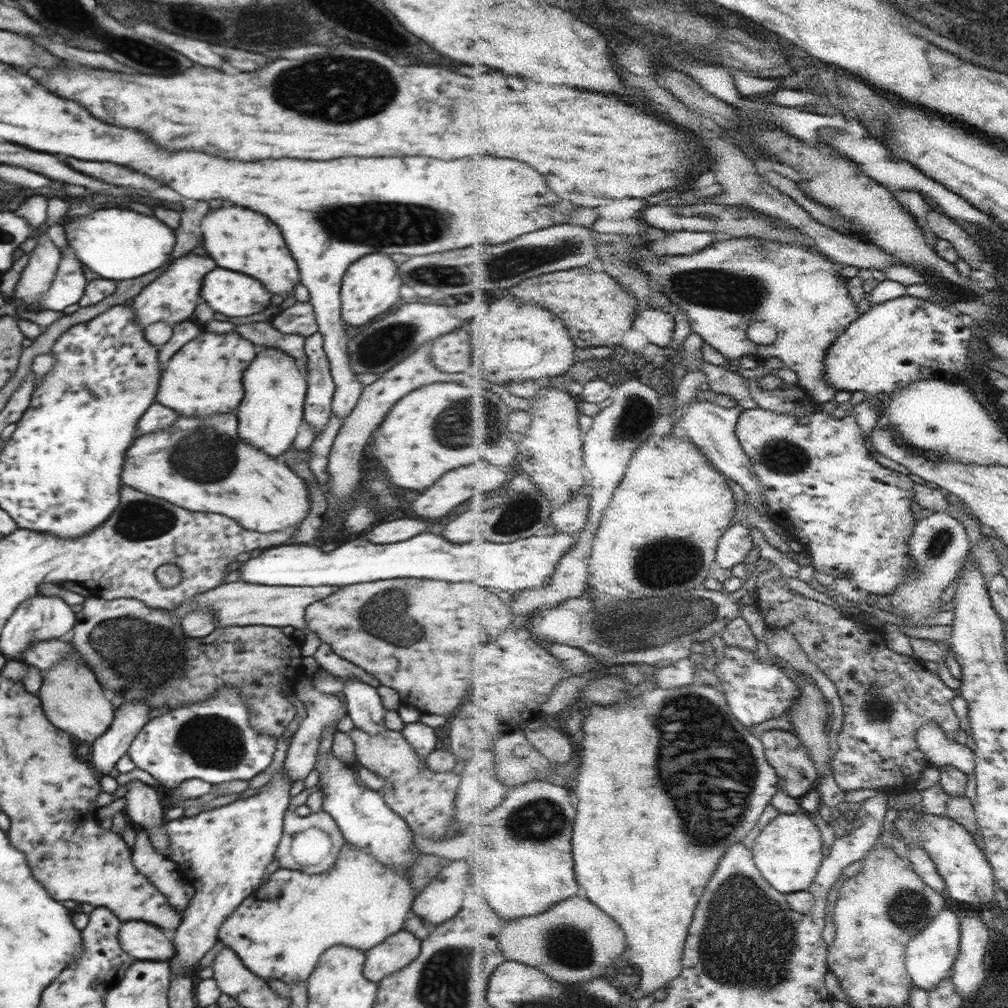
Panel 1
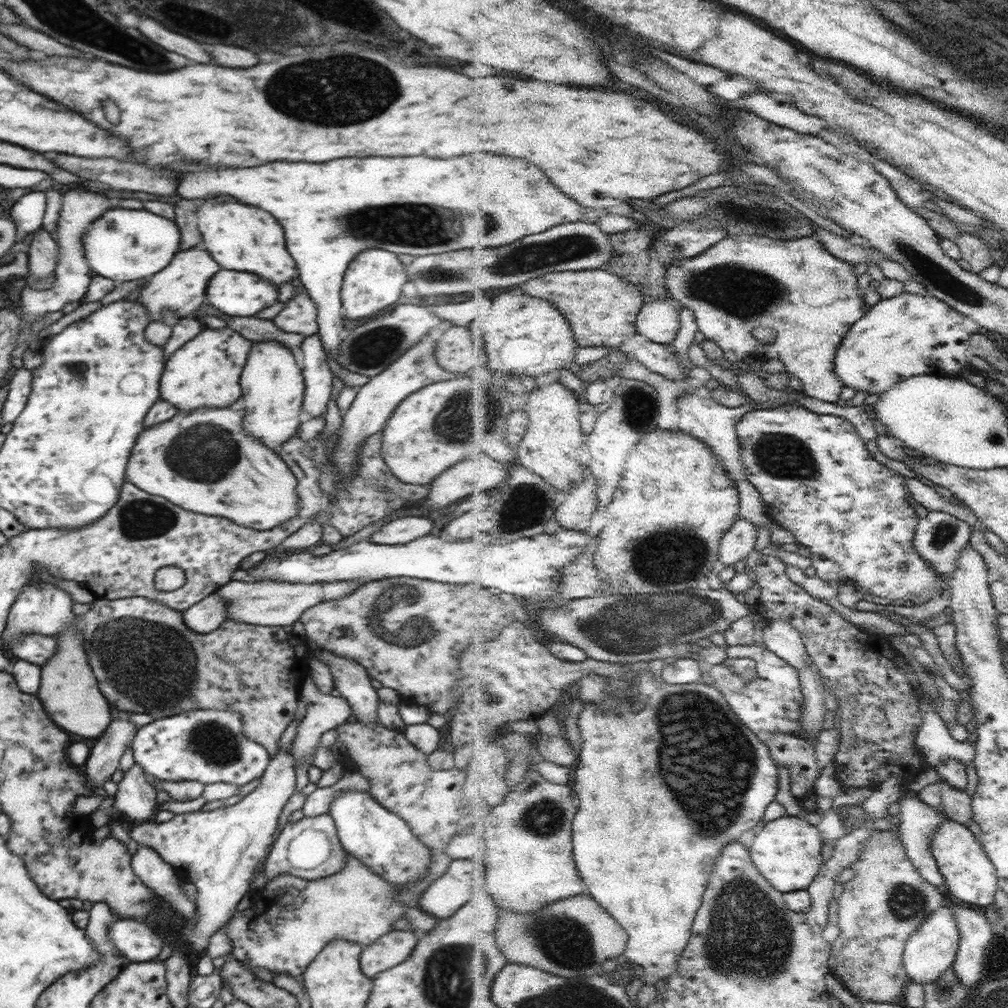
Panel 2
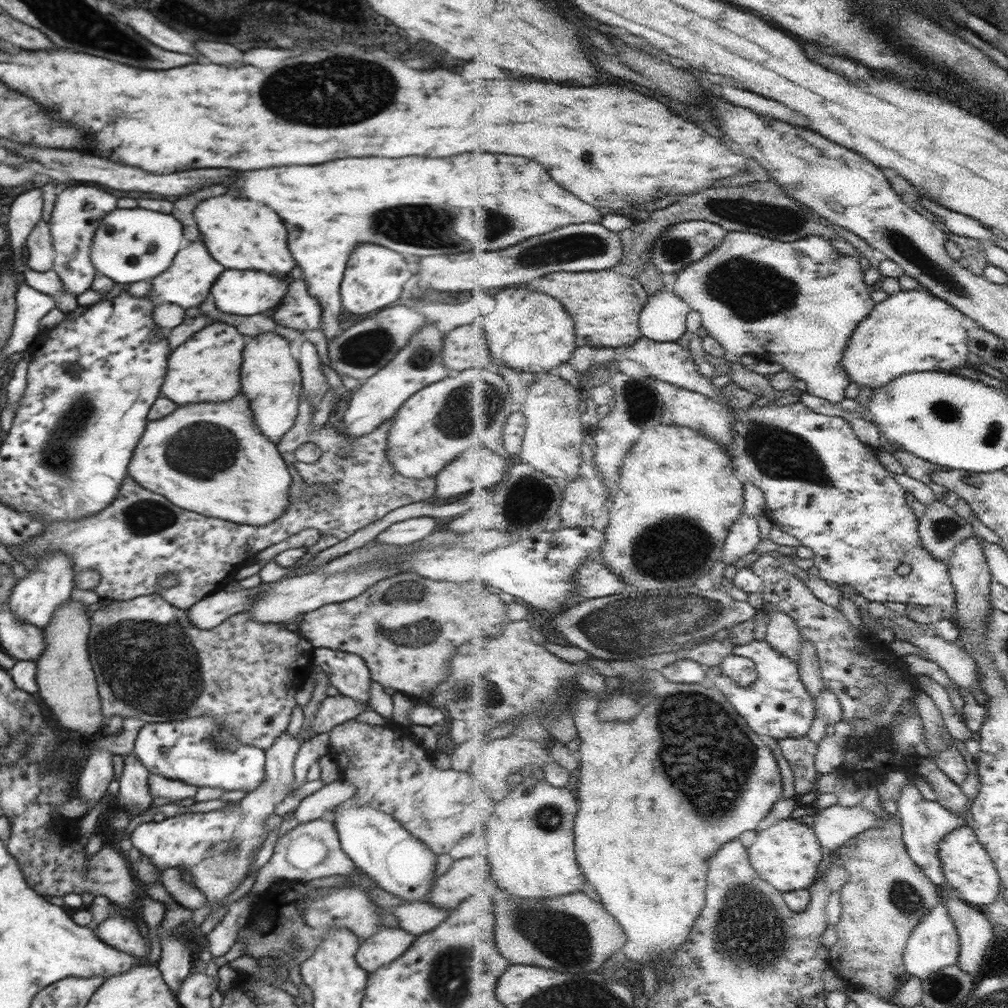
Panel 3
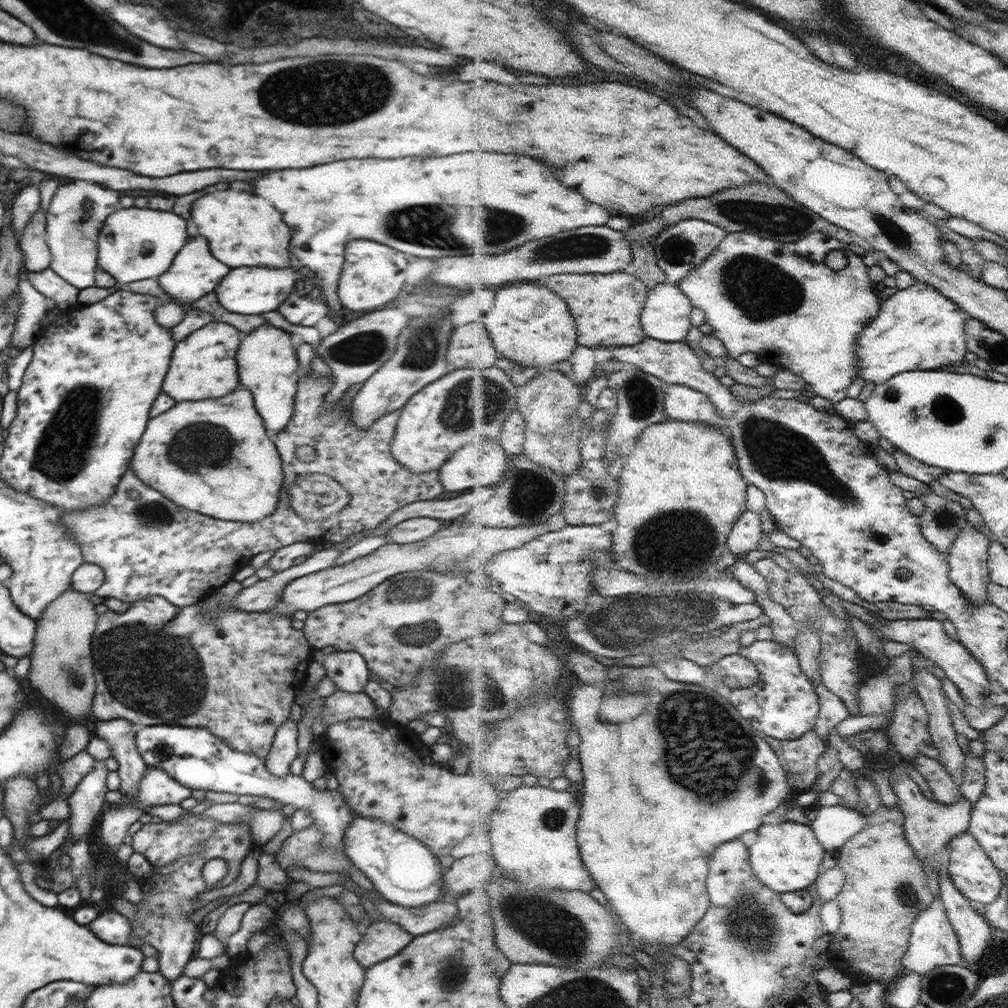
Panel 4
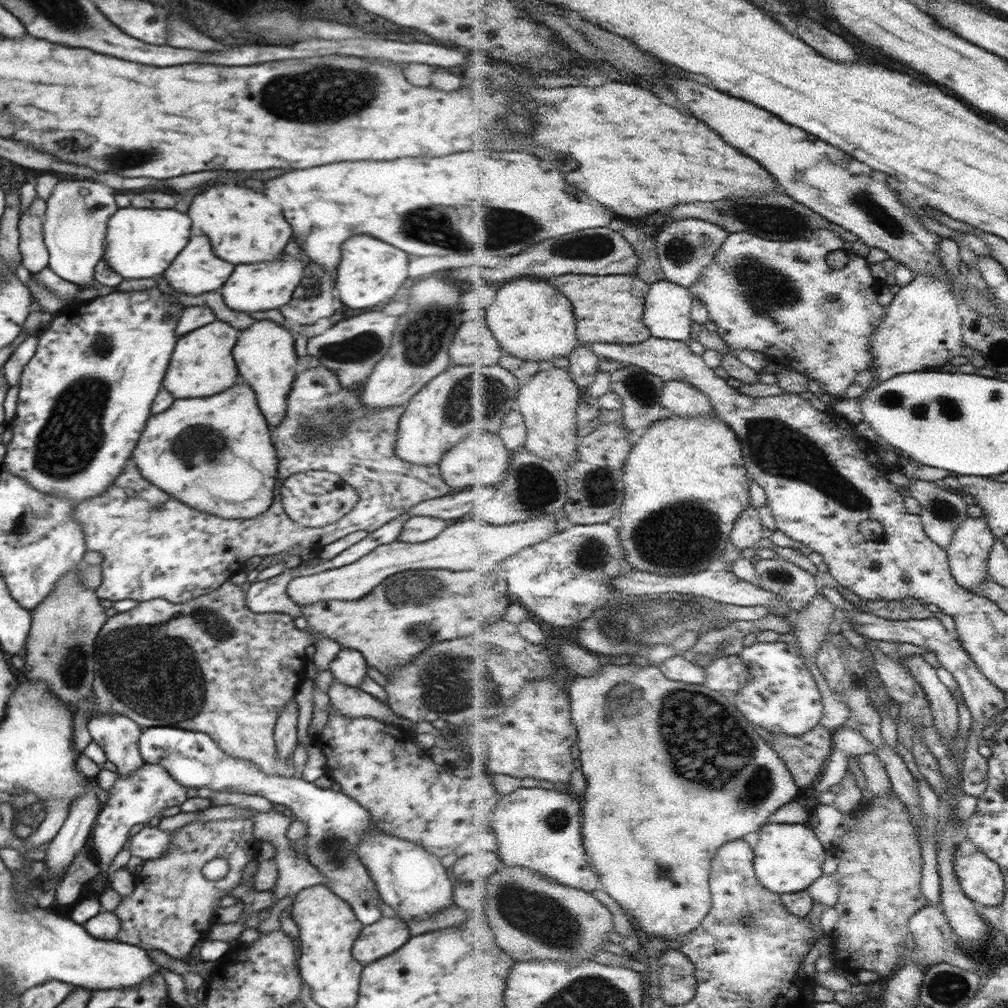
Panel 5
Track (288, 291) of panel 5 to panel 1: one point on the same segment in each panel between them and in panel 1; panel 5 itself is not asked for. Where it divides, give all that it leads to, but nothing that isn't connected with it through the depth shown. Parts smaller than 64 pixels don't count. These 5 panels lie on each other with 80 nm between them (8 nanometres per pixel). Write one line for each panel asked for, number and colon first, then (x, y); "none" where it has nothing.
1: (231, 293)
2: (235, 293)
3: (246, 293)
4: (248, 290)

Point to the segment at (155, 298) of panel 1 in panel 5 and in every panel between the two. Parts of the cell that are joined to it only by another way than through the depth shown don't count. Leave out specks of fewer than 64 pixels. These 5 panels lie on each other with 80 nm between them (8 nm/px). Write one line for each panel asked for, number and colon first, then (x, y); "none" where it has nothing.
2: (181, 286)
3: (186, 283)
4: (194, 272)
5: (195, 269)

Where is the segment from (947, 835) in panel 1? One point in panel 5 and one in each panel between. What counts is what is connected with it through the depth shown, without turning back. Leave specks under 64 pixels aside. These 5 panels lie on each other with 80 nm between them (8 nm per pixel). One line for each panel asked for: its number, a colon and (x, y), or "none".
2: (970, 876)
3: (968, 869)
4: (978, 878)
5: (981, 879)

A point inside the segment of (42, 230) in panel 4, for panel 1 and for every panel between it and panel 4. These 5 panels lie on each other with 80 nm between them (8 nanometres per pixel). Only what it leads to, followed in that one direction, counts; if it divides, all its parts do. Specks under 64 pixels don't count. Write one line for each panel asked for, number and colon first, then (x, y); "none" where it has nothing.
1: (35, 280)
2: (42, 252)
3: (39, 253)

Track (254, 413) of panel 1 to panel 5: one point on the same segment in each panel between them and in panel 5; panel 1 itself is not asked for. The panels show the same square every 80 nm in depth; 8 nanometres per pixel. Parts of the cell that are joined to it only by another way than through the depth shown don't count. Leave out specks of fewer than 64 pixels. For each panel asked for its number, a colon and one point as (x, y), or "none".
2: (272, 385)
3: (271, 378)
4: (266, 360)
5: (265, 355)

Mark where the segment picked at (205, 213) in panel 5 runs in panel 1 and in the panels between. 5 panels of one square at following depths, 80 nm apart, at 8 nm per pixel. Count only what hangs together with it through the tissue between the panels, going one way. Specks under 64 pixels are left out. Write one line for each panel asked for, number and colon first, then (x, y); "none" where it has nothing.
1: (238, 239)
2: (239, 237)
3: (243, 235)
4: (243, 230)

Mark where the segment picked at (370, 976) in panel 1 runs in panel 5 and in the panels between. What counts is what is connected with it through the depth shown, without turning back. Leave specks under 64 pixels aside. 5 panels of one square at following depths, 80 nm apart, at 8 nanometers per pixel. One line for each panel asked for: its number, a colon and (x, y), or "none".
2: (395, 946)
3: (387, 944)
4: (381, 940)
5: (385, 936)

